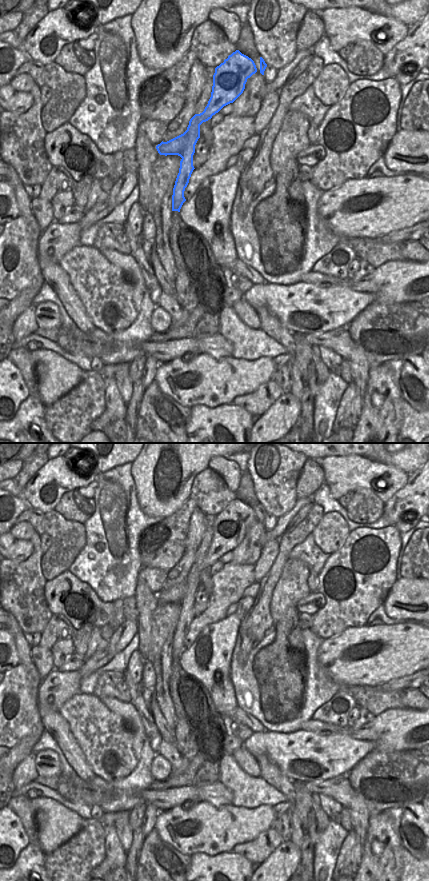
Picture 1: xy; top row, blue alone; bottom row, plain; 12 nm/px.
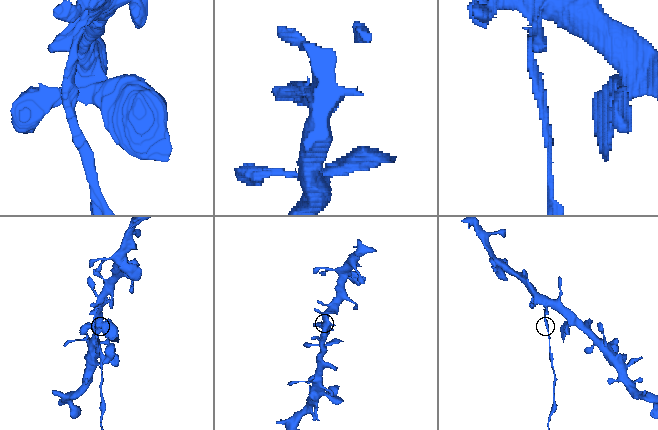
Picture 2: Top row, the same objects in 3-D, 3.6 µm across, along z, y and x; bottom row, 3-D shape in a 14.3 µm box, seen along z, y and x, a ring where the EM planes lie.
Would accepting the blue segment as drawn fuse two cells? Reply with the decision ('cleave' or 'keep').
cleave

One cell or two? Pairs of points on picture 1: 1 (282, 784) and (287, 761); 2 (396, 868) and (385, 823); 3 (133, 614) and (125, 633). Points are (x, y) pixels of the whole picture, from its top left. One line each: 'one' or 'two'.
1: two
2: one
3: two

